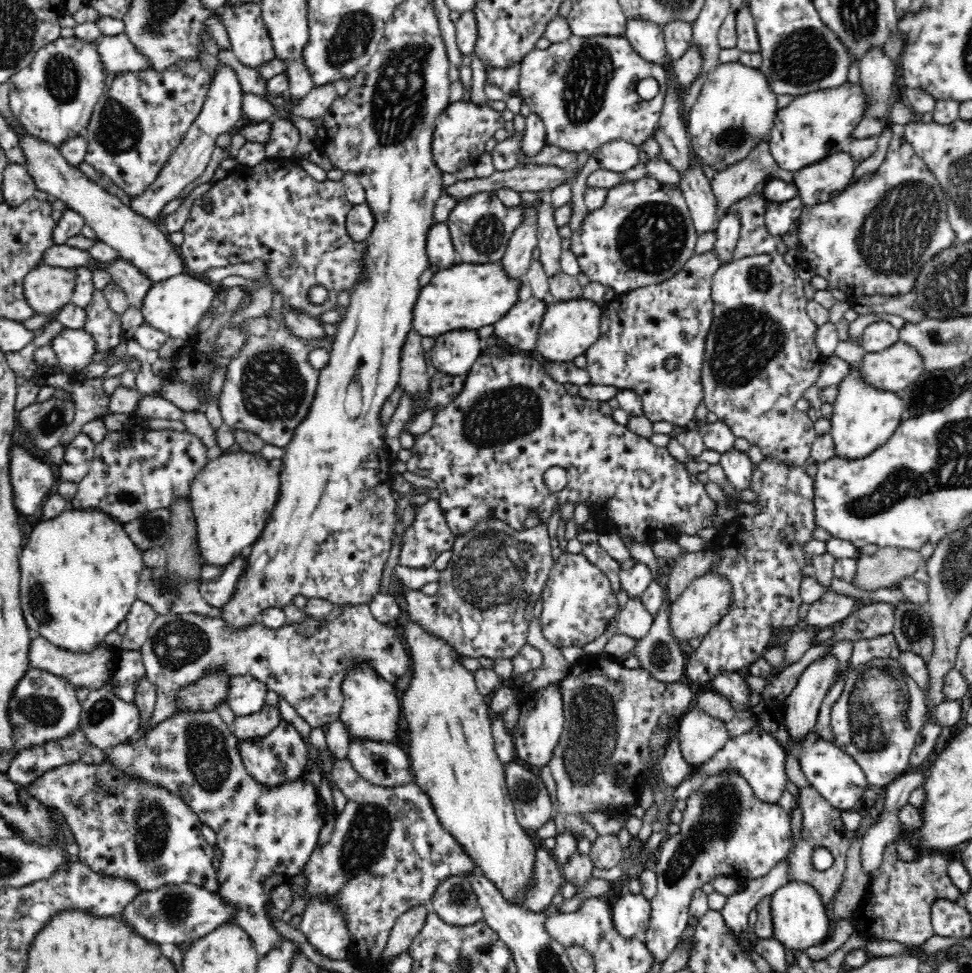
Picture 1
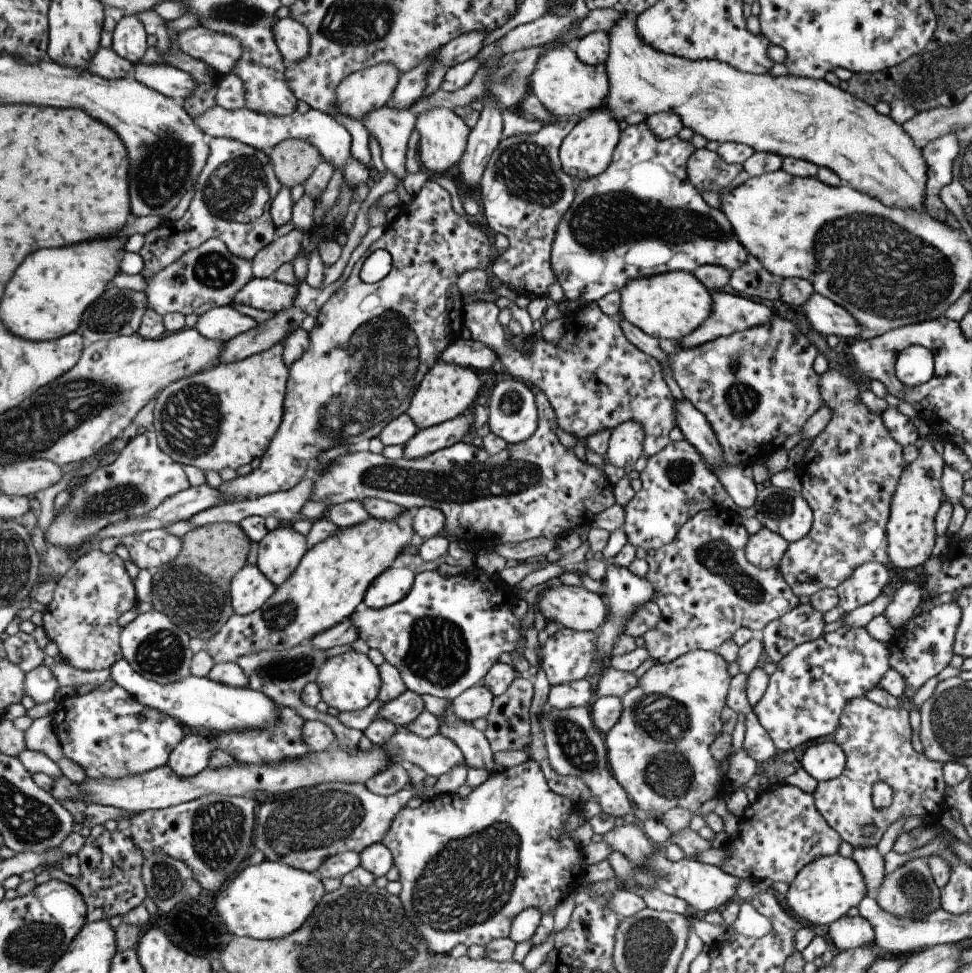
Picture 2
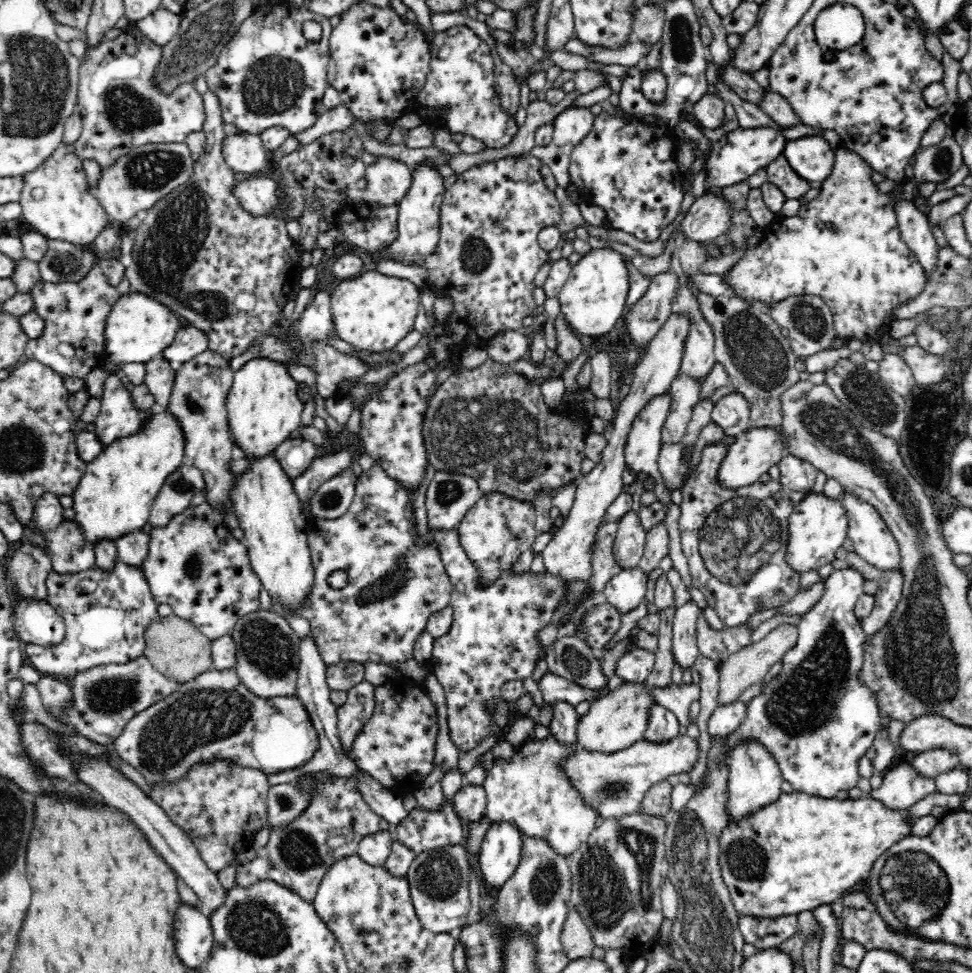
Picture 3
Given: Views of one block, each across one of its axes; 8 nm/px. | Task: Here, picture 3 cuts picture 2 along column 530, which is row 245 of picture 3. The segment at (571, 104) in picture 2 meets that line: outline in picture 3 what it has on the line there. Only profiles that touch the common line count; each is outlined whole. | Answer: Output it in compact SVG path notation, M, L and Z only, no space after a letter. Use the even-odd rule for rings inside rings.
M61 145L36 170L25 174L23 181L19 200L22 218L47 239L66 241L80 250L86 250L92 248L97 236L111 225L112 220L98 199L86 191L89 182L82 160L74 155L73 146Z

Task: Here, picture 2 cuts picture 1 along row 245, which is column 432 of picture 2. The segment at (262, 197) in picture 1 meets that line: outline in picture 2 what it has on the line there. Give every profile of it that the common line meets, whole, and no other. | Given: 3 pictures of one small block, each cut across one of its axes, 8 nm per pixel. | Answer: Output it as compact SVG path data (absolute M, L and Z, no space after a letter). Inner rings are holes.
M435 181L423 182L413 200L409 204L399 203L394 211L395 218L385 224L382 235L368 246L368 251L379 248L390 254L389 272L377 282L363 282L358 275L367 255L363 253L341 286L322 301L314 327L308 330L309 348L288 366L283 414L277 432L261 456L259 466L247 476L214 482L223 498L254 499L286 491L306 477L311 462L321 452L378 436L389 420L406 412L427 370L447 346L460 338L464 303L455 281L465 270L485 271L492 260L492 245L483 232L453 211L449 193Z

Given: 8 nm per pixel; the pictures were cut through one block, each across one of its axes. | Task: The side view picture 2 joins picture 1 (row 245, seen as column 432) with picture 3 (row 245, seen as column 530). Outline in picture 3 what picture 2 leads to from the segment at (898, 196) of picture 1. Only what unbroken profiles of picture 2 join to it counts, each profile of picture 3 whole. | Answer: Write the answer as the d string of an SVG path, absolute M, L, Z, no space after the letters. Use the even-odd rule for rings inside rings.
M843 145L836 148L834 168L830 176L819 184L821 189L818 198L806 202L802 201L798 212L793 216L776 218L769 224L767 231L764 232L762 242L757 247L744 250L741 258L730 269L720 274L733 291L732 296L736 295L736 297L746 299L750 303L752 301L754 303L760 303L760 305L764 305L766 308L770 308L773 304L786 300L789 296L818 296L830 307L833 316L833 325L840 339L860 339L862 342L879 342L879 339L888 333L889 324L894 320L900 319L893 312L898 307L905 305L908 301L914 300L920 293L926 290L928 275L921 262L916 258L916 255L900 236L900 231L898 231L898 225L896 224L896 213L894 213L892 203L890 203L890 194L878 193L876 191L876 182L877 178L874 172L872 172L872 169L870 169L870 165L866 163L866 160L843 147Z

